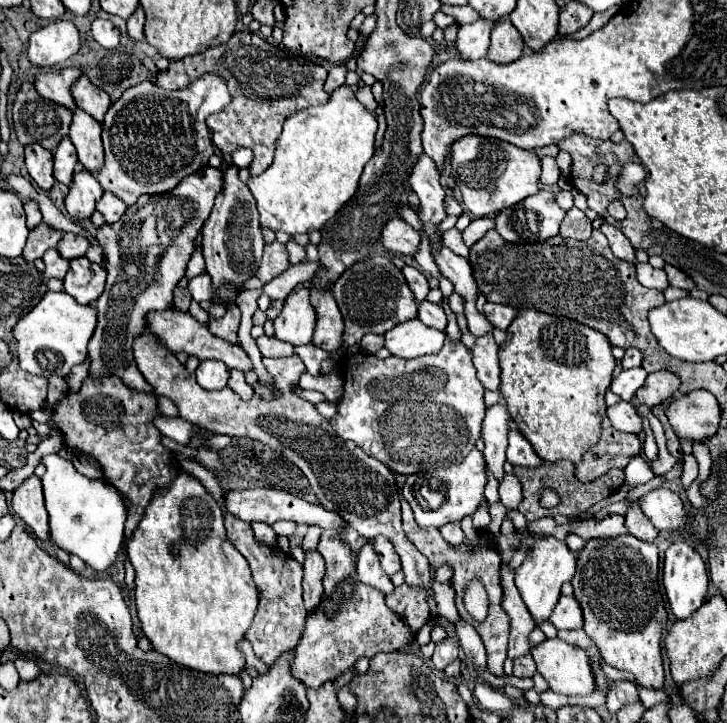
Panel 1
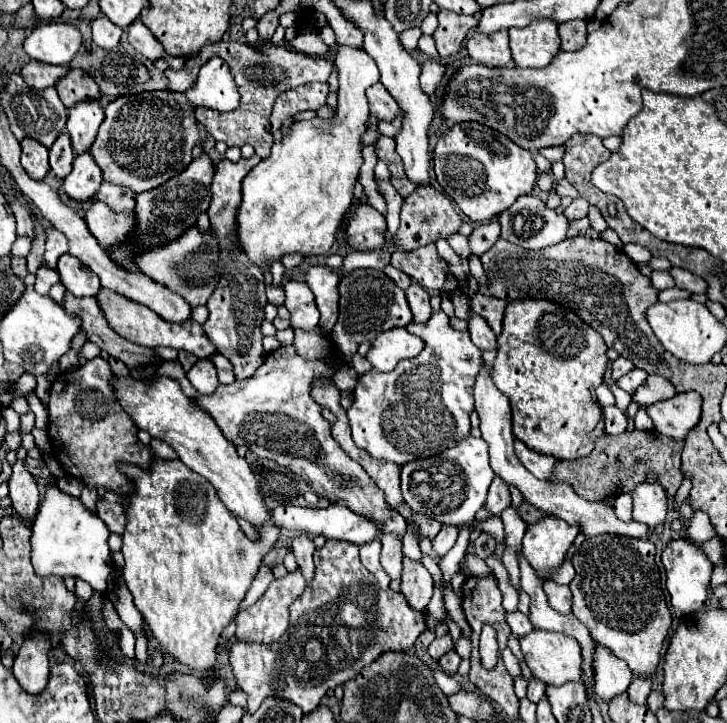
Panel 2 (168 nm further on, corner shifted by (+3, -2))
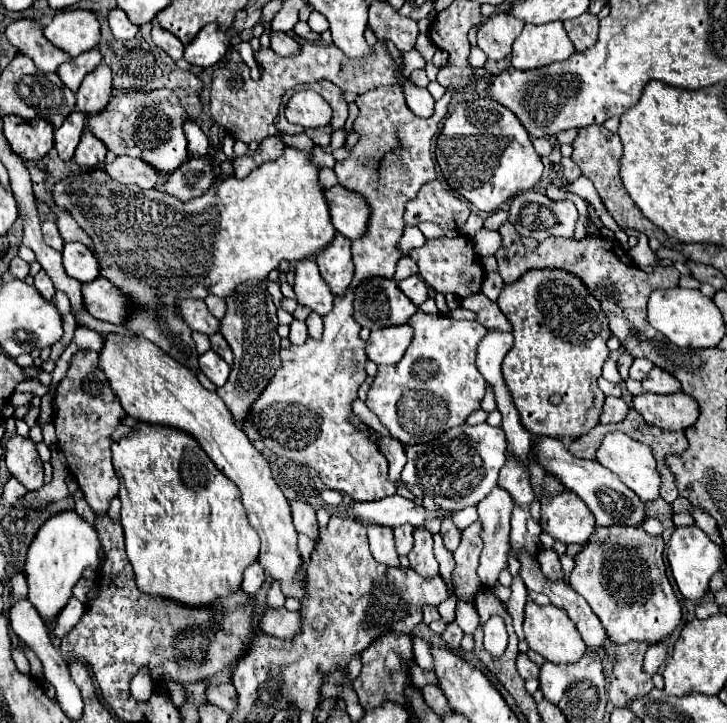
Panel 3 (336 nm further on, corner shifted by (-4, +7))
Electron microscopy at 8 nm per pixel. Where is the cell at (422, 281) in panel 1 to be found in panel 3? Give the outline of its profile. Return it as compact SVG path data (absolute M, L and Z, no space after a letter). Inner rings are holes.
M401 257L399 263L397 263L397 271L395 271L395 281L401 281L401 279L407 279L411 275L417 273L417 265L415 261L411 261L411 257Z

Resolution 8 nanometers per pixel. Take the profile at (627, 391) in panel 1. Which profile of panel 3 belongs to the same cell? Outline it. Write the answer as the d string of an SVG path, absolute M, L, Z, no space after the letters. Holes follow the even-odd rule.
M635 359L631 365L631 371L629 371L629 377L635 381L641 381L649 373L651 367L653 367L653 363L649 359Z

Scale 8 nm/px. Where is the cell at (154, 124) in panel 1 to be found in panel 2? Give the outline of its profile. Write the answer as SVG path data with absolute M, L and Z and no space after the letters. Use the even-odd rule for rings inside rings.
M214 56L200 68L196 86L186 92L140 92L110 102L90 154L102 168L104 180L128 186L136 194L158 188L192 162L192 148L200 142L194 108L206 106L218 112L230 112L238 104L240 94L228 64Z

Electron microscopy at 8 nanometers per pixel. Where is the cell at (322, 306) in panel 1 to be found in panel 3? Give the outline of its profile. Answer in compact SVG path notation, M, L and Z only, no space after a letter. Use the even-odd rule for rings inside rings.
M337 233L331 245L327 245L327 249L323 249L315 259L321 277L325 279L335 297L345 295L345 291L353 281L353 261L349 249L351 241L347 241L347 237L343 237L341 233Z

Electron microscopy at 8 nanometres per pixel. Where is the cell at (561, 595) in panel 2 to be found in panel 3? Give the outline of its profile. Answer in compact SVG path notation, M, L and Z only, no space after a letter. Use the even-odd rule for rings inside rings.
M543 549L543 553L539 555L541 561L541 571L547 575L549 581L563 581L563 569L559 563L559 557L553 549Z

